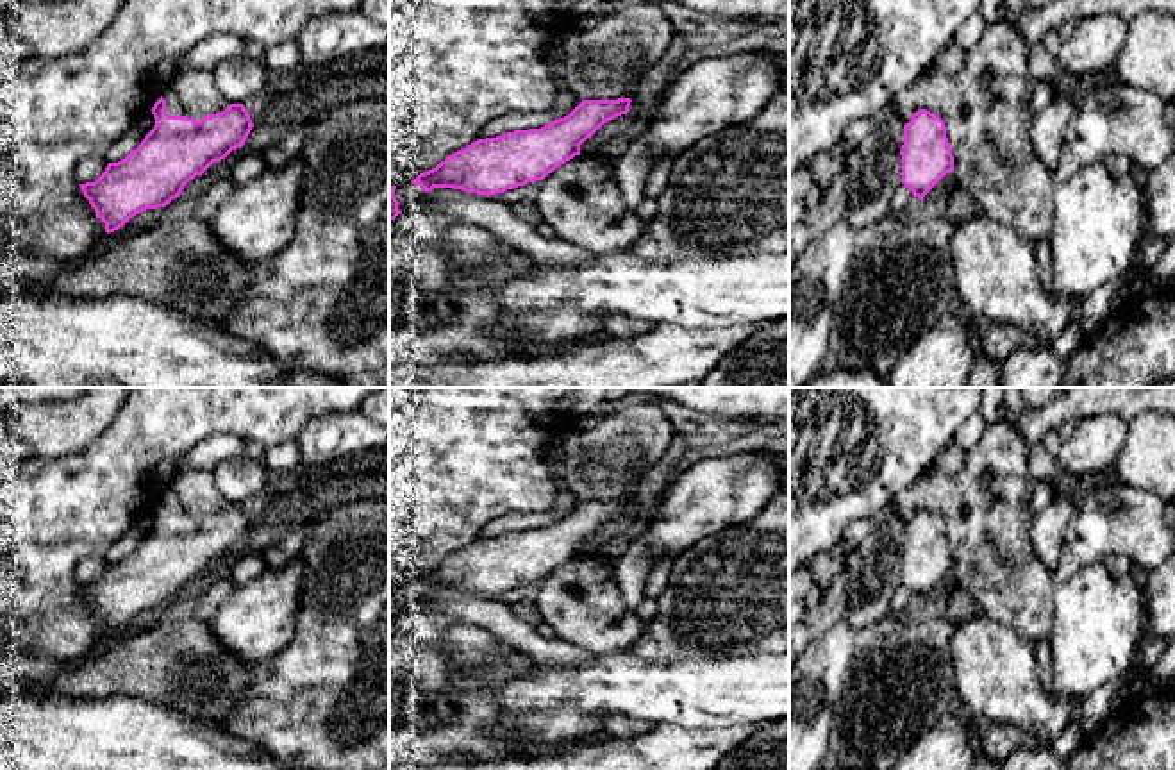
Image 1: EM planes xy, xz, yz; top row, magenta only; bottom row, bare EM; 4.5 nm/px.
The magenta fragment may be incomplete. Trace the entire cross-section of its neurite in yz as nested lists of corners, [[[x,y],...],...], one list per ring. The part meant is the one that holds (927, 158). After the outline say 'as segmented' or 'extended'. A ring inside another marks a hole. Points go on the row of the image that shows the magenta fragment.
[[[918,109],[904,125],[900,155],[902,184],[923,200],[948,172],[954,172],[945,121],[927,109]]]; as segmented

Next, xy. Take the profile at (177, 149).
[[[171,88],[152,114],[155,125],[136,150],[109,163],[95,182],[79,184],[107,234],[146,209],[166,207],[189,180],[241,148],[254,127],[243,104],[196,121]]]; extended

